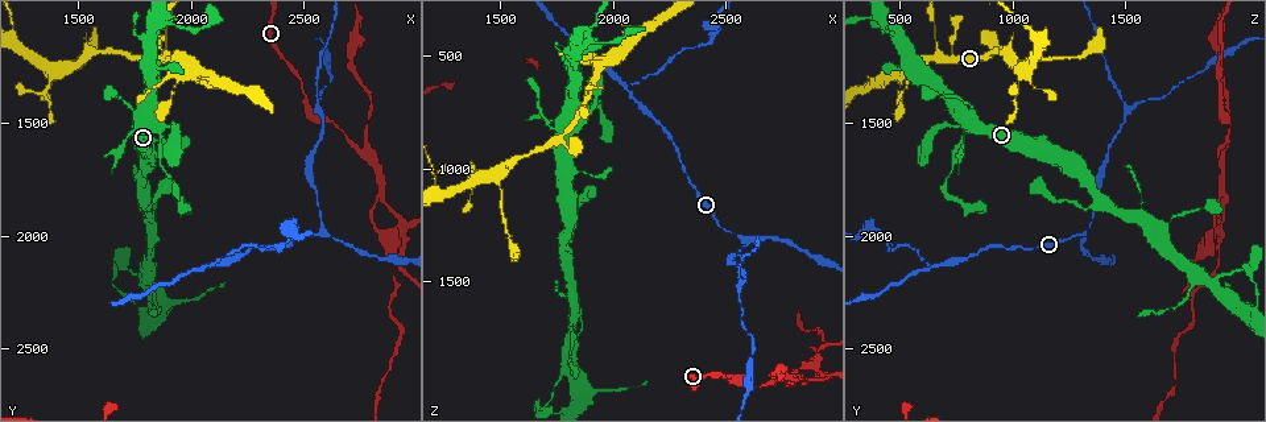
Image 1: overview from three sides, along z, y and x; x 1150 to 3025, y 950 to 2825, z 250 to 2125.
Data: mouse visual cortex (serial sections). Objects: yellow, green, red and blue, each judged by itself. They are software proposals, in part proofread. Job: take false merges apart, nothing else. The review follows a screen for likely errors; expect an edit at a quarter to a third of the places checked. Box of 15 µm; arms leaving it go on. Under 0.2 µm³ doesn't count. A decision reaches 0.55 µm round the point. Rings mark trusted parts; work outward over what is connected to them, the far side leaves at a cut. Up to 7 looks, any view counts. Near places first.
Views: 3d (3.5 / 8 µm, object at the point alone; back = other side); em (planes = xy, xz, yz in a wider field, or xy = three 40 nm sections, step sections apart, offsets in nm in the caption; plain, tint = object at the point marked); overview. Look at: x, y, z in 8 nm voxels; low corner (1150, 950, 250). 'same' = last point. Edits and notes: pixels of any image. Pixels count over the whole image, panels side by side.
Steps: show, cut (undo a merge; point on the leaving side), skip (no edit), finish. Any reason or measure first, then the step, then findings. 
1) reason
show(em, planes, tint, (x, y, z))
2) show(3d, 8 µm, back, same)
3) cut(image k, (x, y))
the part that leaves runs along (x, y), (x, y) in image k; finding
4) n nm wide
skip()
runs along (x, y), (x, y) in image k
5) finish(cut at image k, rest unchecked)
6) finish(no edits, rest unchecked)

three-way junction
show(3d, 3.5 µm, (1890, 1220, 690))

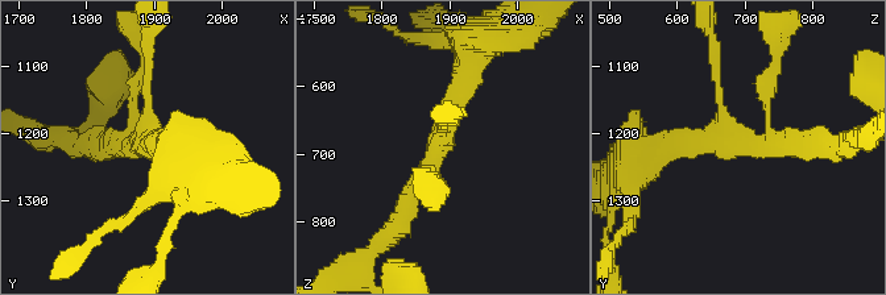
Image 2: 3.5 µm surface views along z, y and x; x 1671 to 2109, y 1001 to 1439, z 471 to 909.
need the tissue
show(em, xy, step 2, tint, (1885, 1220, 685))

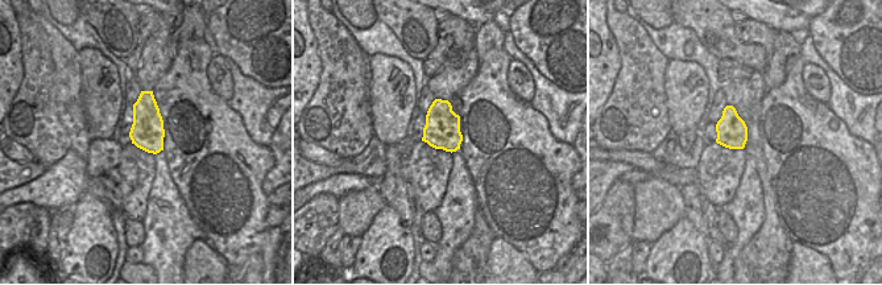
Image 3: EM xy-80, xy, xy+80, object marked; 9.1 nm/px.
skip()
runs along (394, 227), (443, 142), (467, 67) in image 2; continuous, no second cell

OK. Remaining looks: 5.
thin neck
show(3d, 8 µm, (2070, 2140, 650))

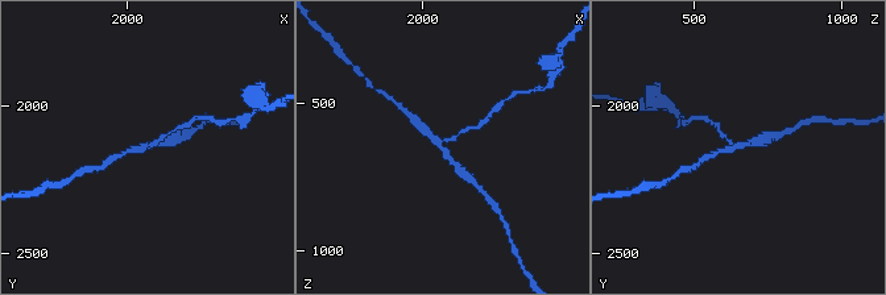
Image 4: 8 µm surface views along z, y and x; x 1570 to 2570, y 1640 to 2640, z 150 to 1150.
show(3d, 3.5 µm, (2060, 2130, 650))

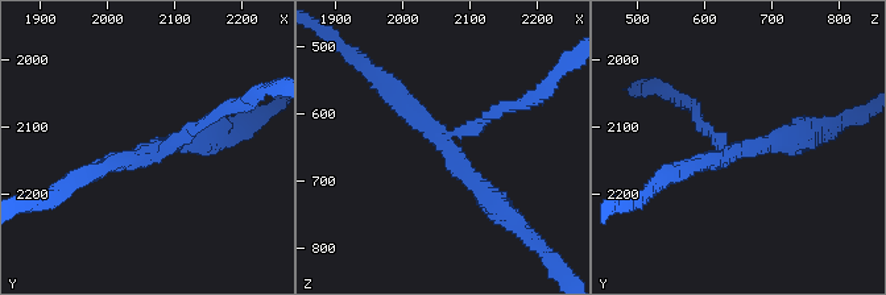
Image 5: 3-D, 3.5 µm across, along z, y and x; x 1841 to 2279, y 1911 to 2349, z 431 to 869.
3 arms; arms of 150, 200, 300 nm
show(em, xy, step 1, tint, (2065, 2135, 645))

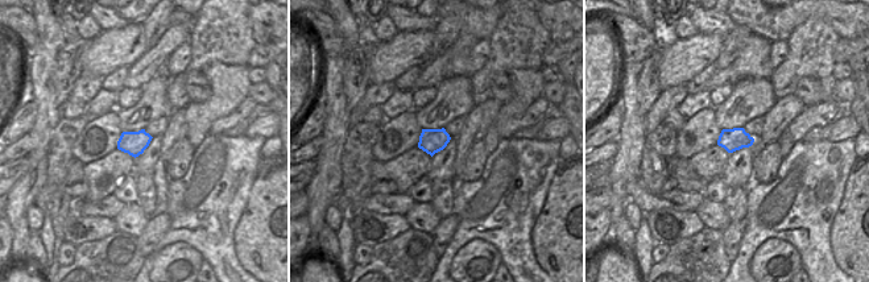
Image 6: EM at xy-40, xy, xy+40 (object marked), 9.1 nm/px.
cut(image 5, (702, 125))
two cells meet here

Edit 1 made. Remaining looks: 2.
finish(cut at image 5, rest unchecked)

